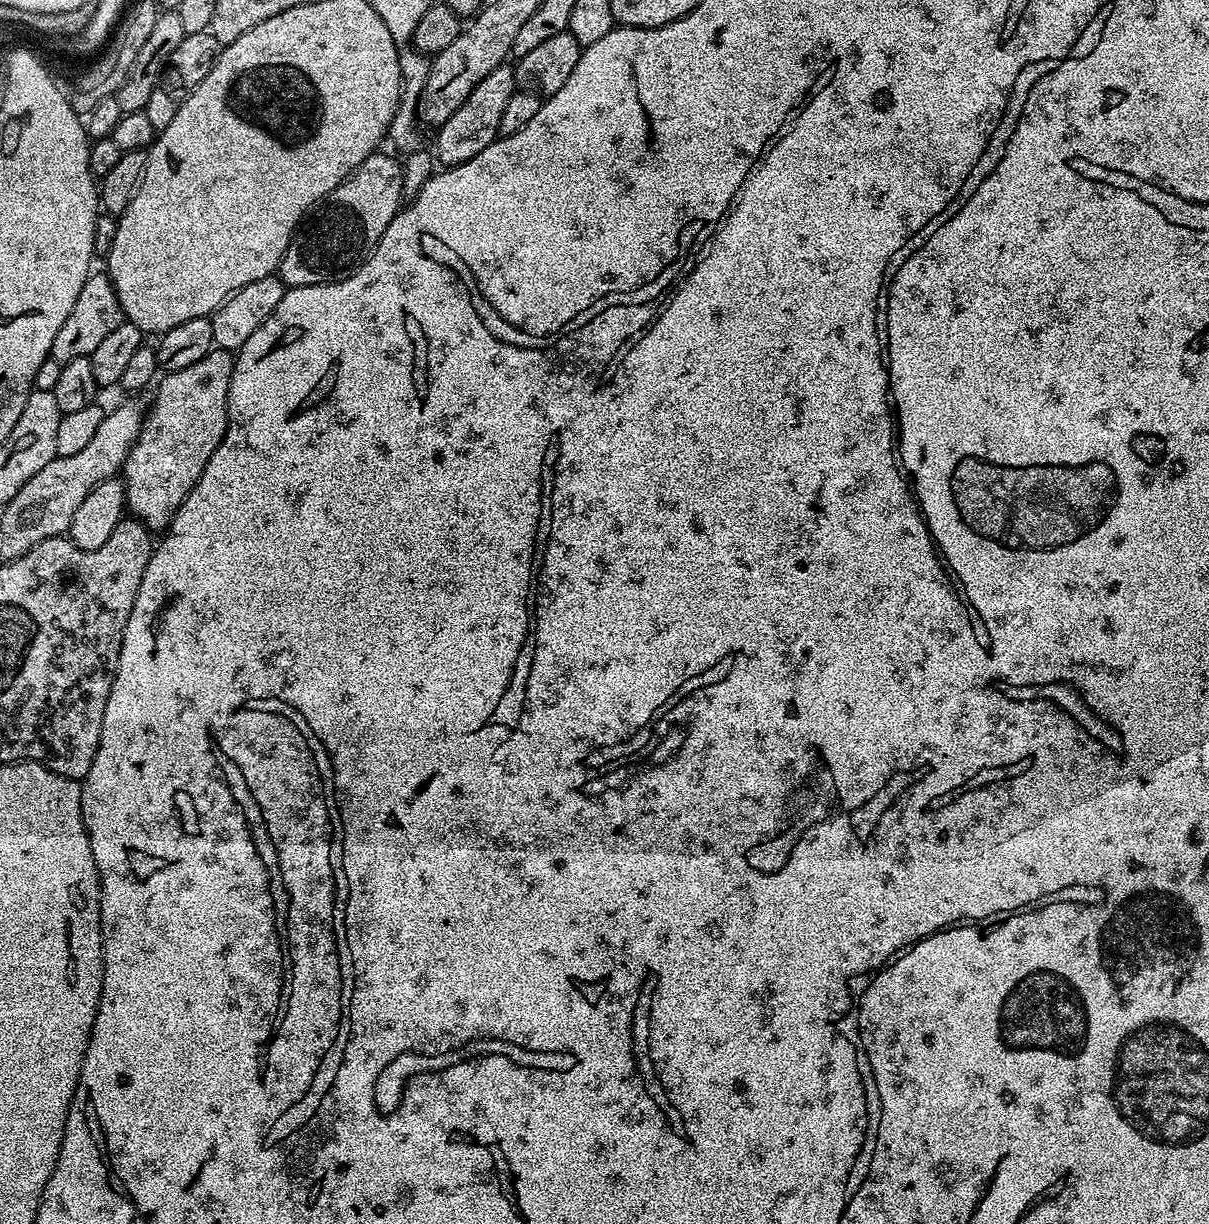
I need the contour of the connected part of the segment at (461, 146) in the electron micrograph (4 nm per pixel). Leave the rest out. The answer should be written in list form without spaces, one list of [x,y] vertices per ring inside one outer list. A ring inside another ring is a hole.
[[[505,62],[498,65],[474,90],[470,90],[470,98],[446,118],[446,122],[439,125],[436,136],[436,148],[434,156],[441,165],[451,166],[454,164],[465,164],[474,158],[474,154],[482,154],[486,146],[490,146],[500,136],[500,119],[506,111],[506,102],[518,91],[516,87],[516,70],[511,63]]]

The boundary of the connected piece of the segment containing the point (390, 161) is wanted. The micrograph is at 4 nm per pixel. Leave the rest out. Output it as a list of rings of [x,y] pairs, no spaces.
[[[377,150],[371,156],[366,158],[366,162],[362,162],[362,166],[358,166],[349,176],[343,180],[338,187],[323,201],[322,206],[317,206],[300,221],[296,233],[290,238],[290,242],[286,246],[284,256],[280,260],[278,275],[280,281],[288,288],[297,288],[298,286],[314,286],[315,284],[330,284],[353,272],[368,259],[368,256],[378,246],[378,242],[382,238],[382,234],[386,234],[386,226],[390,226],[392,219],[400,213],[404,195],[402,194],[402,178],[403,167],[401,161],[395,155],[387,156],[384,150]]]

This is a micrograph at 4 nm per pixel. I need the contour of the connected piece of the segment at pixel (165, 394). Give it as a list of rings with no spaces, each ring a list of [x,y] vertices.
[[[213,350],[206,358],[198,358],[194,366],[159,377],[155,385],[156,405],[147,409],[140,437],[124,459],[122,469],[127,511],[148,529],[167,529],[178,506],[190,494],[202,470],[206,470],[210,454],[223,442],[233,363],[233,353]]]

